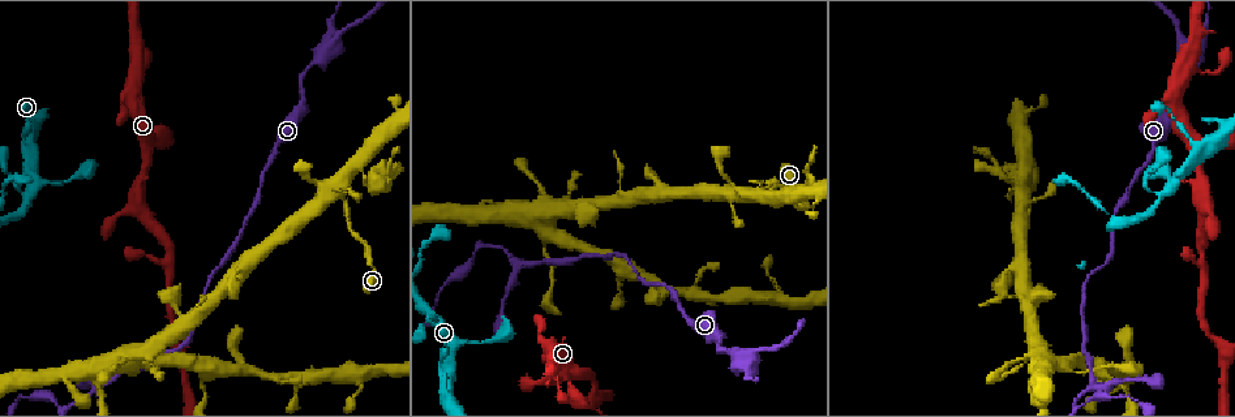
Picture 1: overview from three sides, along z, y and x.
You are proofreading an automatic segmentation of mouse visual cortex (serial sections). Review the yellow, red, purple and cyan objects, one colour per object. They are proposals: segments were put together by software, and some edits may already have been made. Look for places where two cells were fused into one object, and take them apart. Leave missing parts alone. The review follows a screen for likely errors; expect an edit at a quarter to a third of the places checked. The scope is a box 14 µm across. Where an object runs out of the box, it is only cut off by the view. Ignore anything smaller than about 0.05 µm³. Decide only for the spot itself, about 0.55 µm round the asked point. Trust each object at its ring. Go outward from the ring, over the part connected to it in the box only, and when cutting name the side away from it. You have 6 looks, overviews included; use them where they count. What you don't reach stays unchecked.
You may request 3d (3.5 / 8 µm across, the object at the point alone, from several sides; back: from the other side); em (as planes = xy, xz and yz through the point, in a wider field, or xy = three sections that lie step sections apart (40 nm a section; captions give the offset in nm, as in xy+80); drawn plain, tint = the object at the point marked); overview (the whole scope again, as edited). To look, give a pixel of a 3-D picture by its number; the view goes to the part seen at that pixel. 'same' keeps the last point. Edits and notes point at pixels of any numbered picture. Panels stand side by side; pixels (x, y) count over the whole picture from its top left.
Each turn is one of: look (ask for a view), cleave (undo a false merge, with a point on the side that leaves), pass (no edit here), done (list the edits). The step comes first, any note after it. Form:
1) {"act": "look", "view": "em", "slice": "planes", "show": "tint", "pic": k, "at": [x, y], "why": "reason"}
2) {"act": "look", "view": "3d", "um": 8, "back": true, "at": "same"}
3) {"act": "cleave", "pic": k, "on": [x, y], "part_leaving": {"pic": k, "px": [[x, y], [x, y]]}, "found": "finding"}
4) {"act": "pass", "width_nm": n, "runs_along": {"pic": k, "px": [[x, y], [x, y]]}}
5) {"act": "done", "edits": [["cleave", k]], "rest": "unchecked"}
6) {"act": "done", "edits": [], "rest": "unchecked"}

{"act": "look", "view": "3d", "um": 8, "pic": 1, "at": [23, 193]}

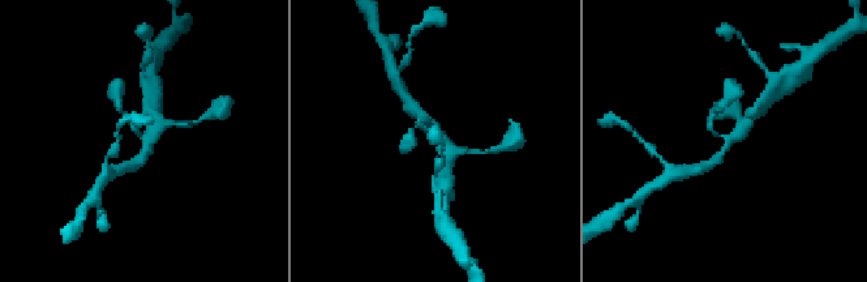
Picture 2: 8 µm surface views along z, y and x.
{"act": "look", "view": "em", "slice": "xy", "step": 3, "show": "tint", "pic": 2, "at": [719, 134]}

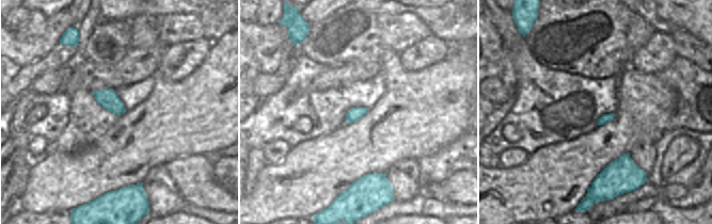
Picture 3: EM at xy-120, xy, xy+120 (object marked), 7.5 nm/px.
{"act": "pass", "arm_widths_nm": [150, 250, 350], "found": "all the same cell"}

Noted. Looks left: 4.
{"act": "look", "view": "3d", "um": 3.5, "pic": 1, "at": [1207, 71]}

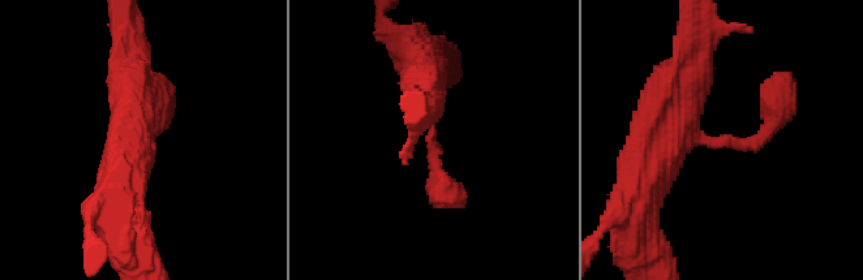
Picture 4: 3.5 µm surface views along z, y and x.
{"act": "look", "view": "em", "slice": "xy", "step": 2, "show": "tint", "pic": 4, "at": [431, 128], "arm_widths_nm": [200, 450], "why": "need the tissue"}

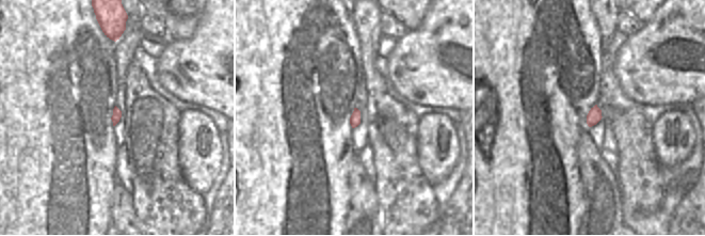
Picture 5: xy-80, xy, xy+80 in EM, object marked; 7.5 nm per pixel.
{"act": "pass", "runs_along": {"pic": 4, "px": [[648, 156], [674, 137], [751, 145], [778, 104]]}, "found": "all the same cell"}

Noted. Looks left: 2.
{"act": "look", "view": "3d", "um": 3.5, "pic": 1, "at": [378, 183], "why": "sharp bend"}

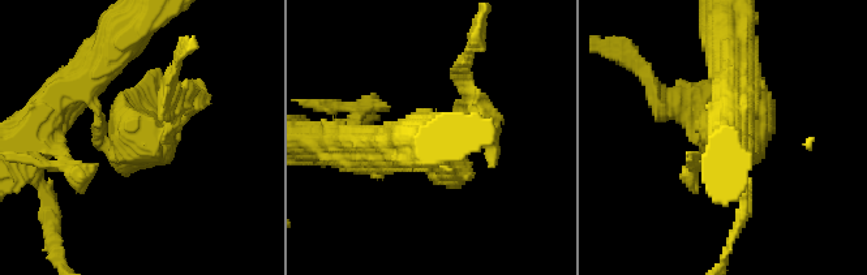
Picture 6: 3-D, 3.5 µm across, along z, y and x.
{"act": "look", "view": "em", "slice": "xy", "step": 3, "show": "tint", "pic": 6, "at": [130, 133], "why": "shape alone is not enough"}

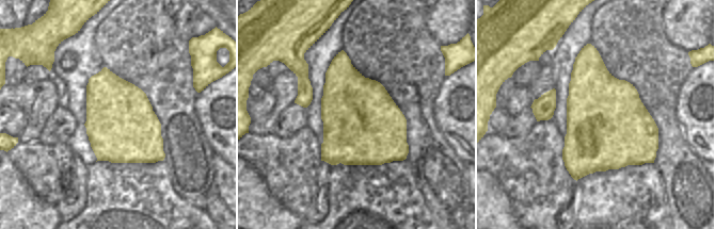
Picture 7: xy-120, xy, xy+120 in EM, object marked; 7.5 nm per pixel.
{"act": "pass", "runs_along": {"pic": 6, "px": [[72, 90], [140, 142], [168, 134], [172, 106]]}, "found": "continuous, no second cell"}

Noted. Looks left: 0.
{"act": "done", "edits": [], "rest": "unchecked"}

